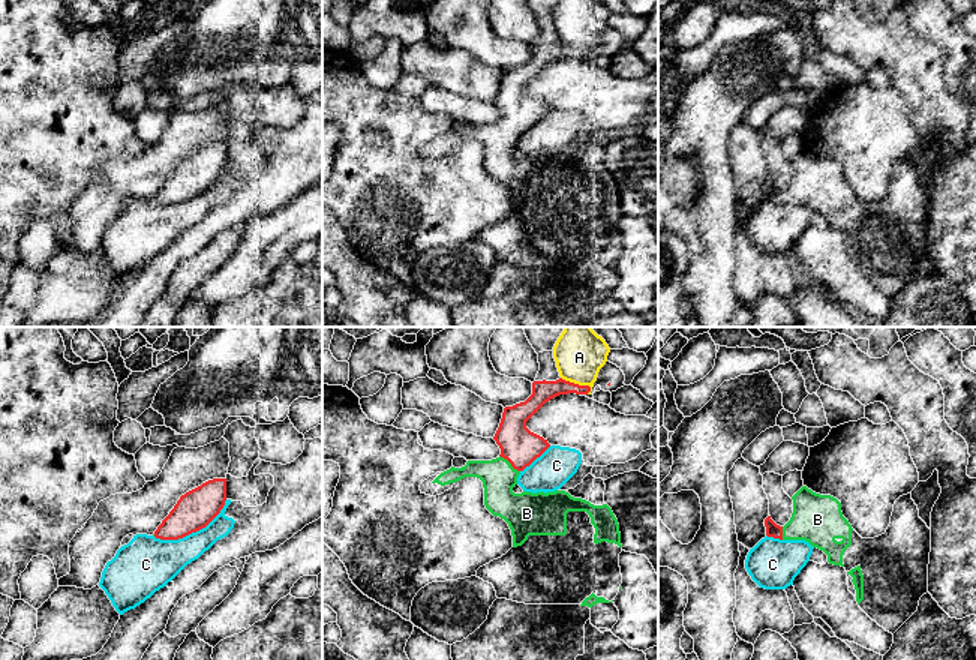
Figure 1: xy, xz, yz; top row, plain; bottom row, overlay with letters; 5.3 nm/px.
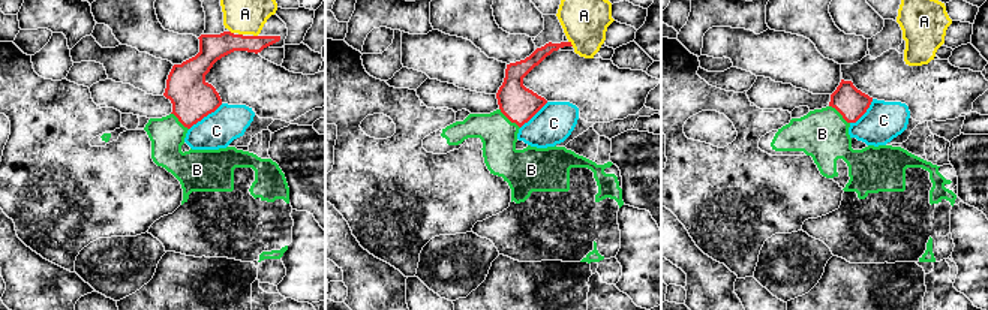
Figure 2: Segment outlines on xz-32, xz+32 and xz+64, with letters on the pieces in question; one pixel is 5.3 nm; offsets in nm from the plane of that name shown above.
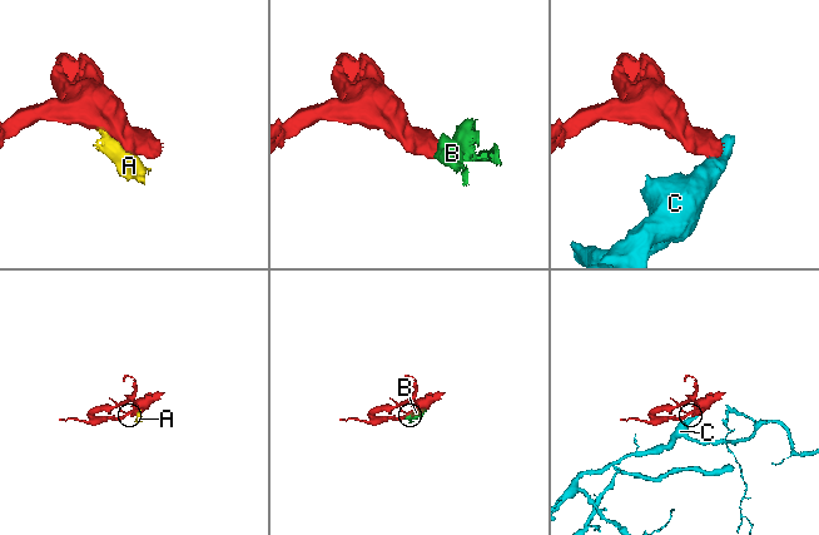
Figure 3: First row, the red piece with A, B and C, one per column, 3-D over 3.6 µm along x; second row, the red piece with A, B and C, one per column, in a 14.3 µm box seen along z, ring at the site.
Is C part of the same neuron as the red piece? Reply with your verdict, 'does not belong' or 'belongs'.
does not belong

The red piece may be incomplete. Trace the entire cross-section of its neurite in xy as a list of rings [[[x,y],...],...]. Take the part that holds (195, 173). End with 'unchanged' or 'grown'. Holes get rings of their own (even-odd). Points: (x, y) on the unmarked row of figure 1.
[[[213,142],[180,160],[154,195],[160,204],[178,204],[205,192],[223,172],[226,142]]]; unchanged

